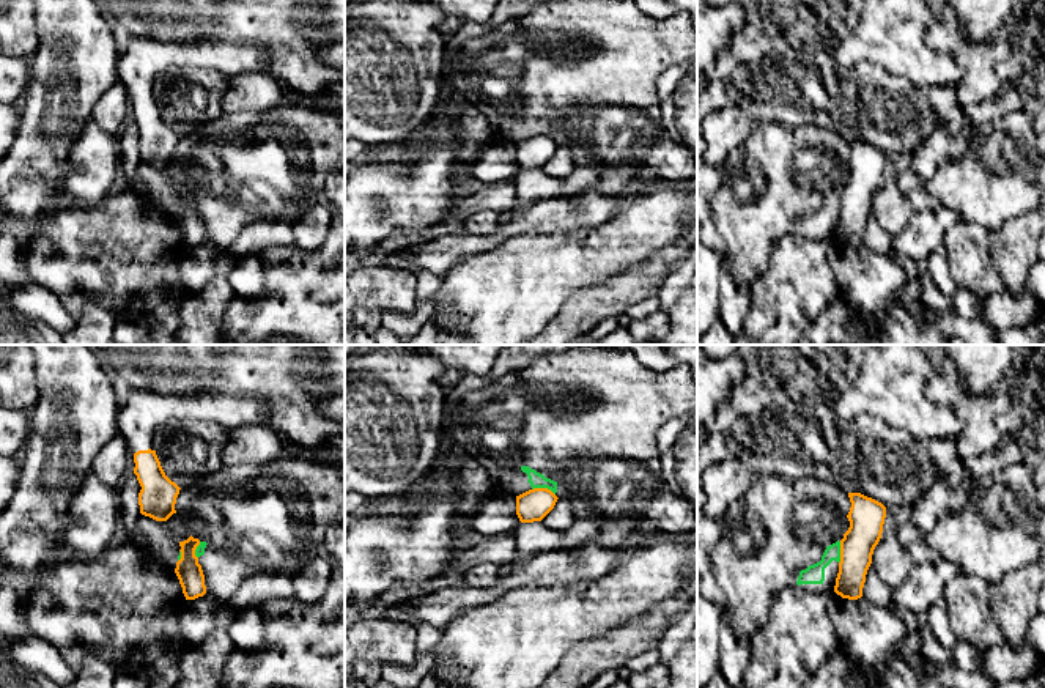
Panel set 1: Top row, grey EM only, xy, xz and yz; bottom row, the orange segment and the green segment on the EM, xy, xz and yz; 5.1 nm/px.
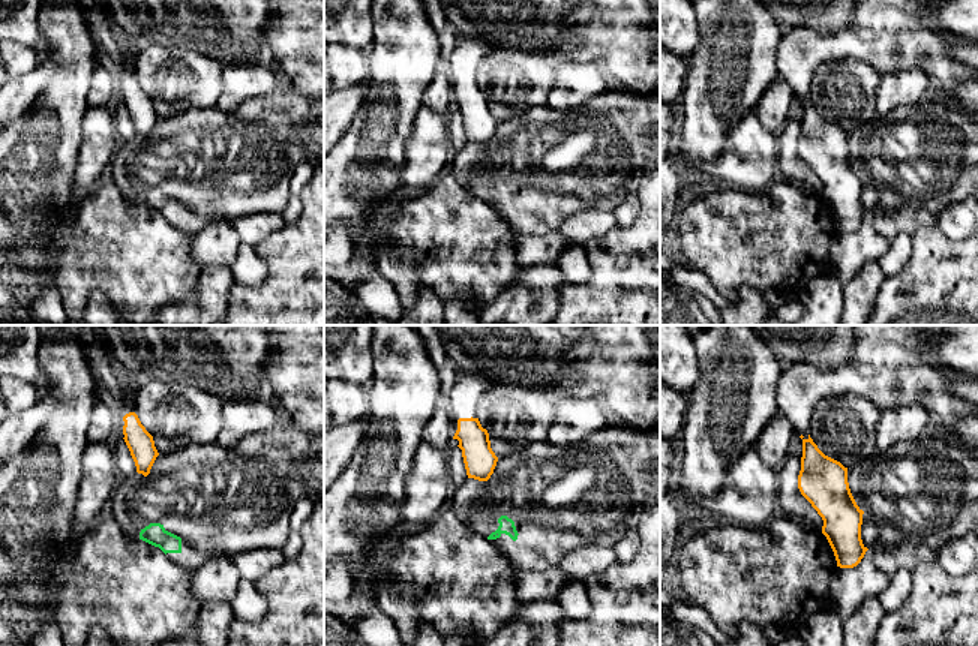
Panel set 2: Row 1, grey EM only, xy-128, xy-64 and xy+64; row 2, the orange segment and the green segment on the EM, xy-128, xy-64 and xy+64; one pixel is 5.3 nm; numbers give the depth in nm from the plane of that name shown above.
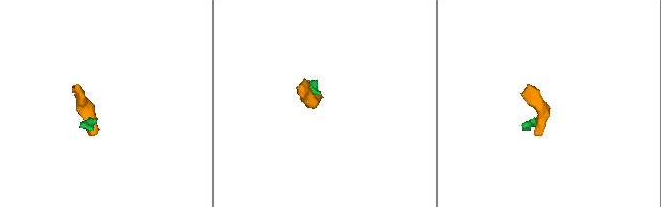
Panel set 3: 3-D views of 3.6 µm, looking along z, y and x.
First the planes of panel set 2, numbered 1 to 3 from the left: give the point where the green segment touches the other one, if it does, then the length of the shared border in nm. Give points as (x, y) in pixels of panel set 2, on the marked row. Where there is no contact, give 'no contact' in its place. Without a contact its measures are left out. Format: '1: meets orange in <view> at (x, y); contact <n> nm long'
1: no contact
2: no contact
3: no contact

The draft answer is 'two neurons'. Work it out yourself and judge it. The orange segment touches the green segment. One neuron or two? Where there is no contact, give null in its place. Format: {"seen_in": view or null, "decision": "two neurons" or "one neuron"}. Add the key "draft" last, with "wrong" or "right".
{"seen_in": "xz", "decision": "two neurons", "draft": "right"}

